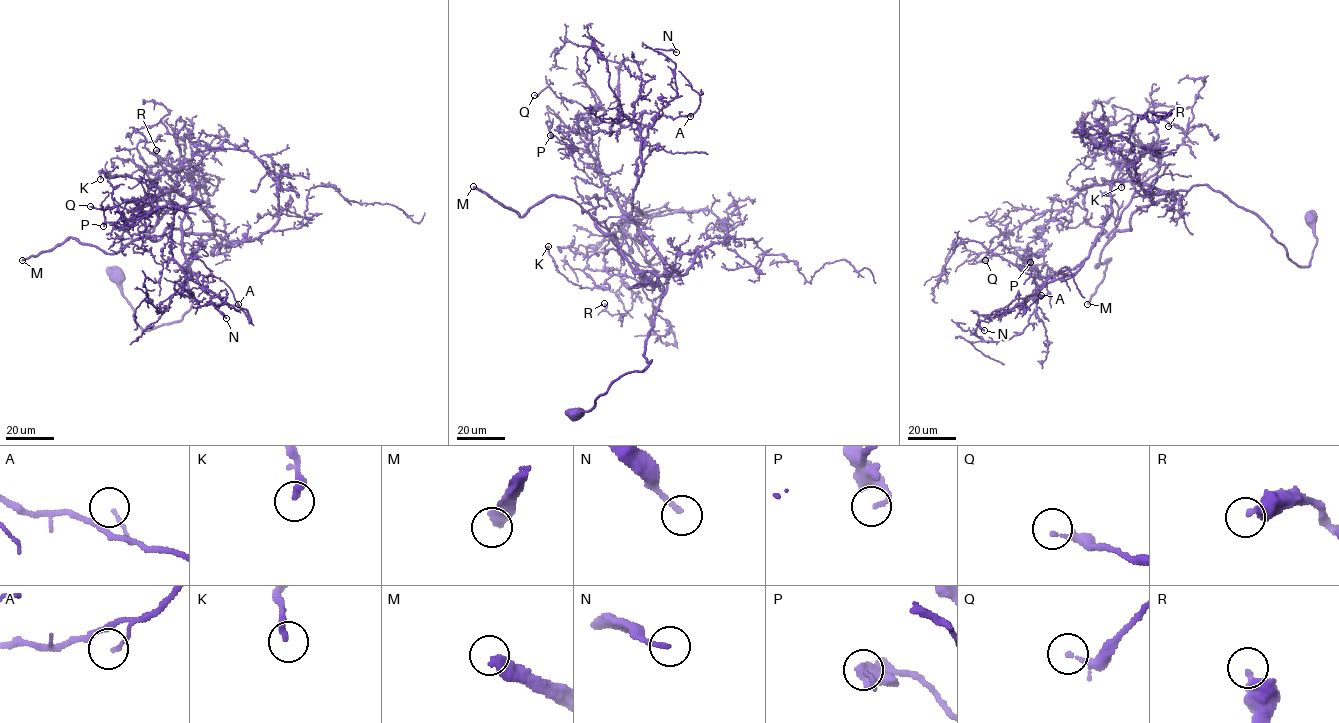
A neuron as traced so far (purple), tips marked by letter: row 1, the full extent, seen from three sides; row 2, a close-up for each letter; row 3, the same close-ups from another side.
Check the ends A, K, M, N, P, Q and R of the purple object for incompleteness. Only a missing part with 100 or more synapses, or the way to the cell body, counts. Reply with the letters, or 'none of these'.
M

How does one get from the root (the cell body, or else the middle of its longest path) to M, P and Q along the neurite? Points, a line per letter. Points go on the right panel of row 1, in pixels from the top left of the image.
M: (1310, 219), (1301, 266), (1219, 192), (1174, 191), (1103, 248), (1087, 304)
P: (1310, 219), (1301, 266), (1206, 185), (1117, 180), (1036, 227), (1030, 262)
Q: (1310, 219), (1317, 243), (1301, 266), (1263, 219), (1206, 185), (1163, 191), (1117, 180), (1001, 232), (985, 260)

